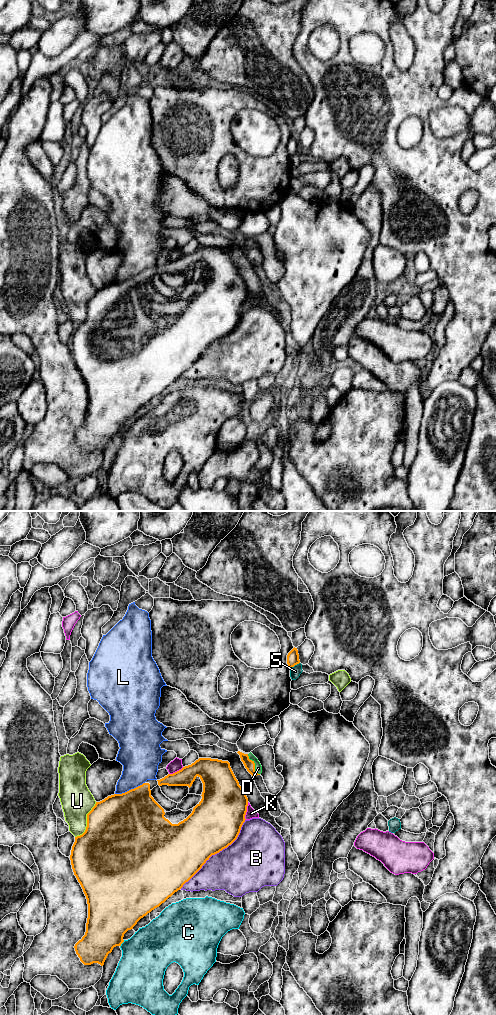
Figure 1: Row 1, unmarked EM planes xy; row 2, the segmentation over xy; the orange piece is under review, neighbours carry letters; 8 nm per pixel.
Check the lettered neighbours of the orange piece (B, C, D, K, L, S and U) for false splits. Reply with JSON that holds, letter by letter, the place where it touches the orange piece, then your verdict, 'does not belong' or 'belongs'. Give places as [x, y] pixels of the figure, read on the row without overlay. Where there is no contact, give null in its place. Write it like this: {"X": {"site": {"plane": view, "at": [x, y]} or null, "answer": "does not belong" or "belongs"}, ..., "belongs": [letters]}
{"B": {"site": {"plane": "xy", "at": [217, 340]}, "answer": "does not belong"}, "C": {"site": {"plane": "xy", "at": [122, 430]}, "answer": "does not belong"}, "D": {"site": {"plane": "xy", "at": [254, 252]}, "answer": "belongs"}, "K": {"site": {"plane": "xy", "at": [246, 299]}, "answer": "does not belong"}, "L": {"site": {"plane": "xy", "at": [129, 278]}, "answer": "does not belong"}, "S": {"site": {"plane": "xy", "at": [294, 153]}, "answer": "does not belong"}, "U": {"site": {"plane": "xy", "at": [87, 309]}, "answer": "does not belong"}, "belongs": ["D"]}

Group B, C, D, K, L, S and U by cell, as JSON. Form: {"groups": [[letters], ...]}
{"groups": [["B"], ["C"], ["D"], ["K"], ["L"], ["S"], ["U"]]}

